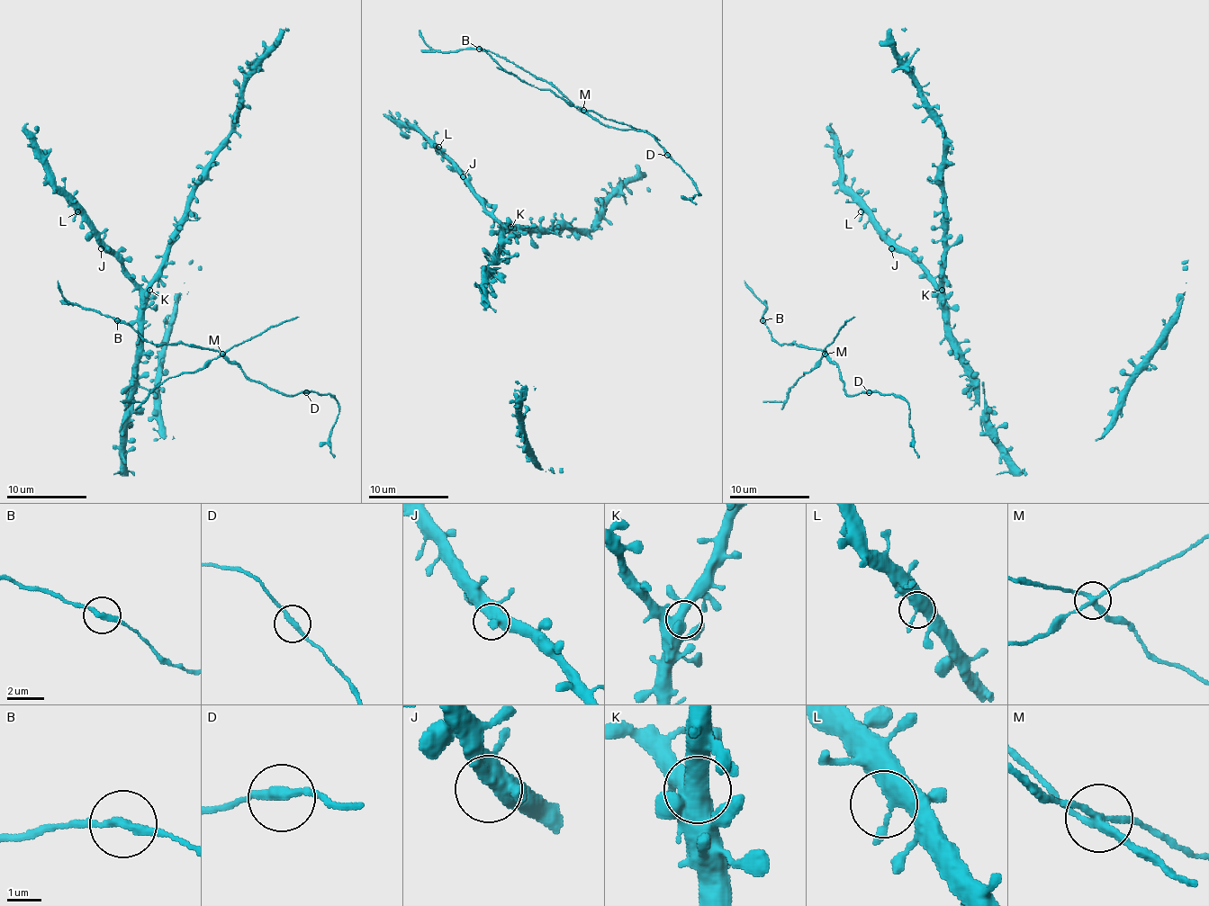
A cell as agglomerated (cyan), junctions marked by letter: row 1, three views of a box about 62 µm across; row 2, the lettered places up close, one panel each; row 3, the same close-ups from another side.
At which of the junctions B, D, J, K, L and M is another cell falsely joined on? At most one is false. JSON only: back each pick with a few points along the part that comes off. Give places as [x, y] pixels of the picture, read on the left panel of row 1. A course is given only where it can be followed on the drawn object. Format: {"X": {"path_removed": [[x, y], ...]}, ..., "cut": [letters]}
{"M": {"path_removed": [[221, 354], [192, 372], [166, 379], [143, 400], [119, 400]]}, "cut": ["M"]}

